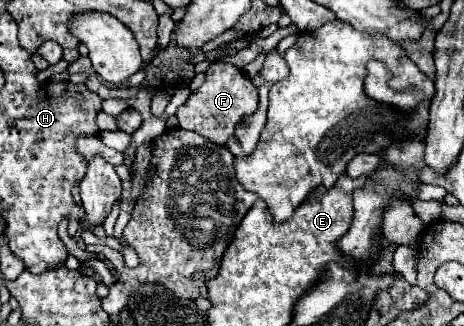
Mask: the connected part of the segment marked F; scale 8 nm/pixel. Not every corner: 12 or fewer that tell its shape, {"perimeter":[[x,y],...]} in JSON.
{"perimeter":[[214,62],[178,108],[182,130],[220,146],[256,112],[258,90]]}

